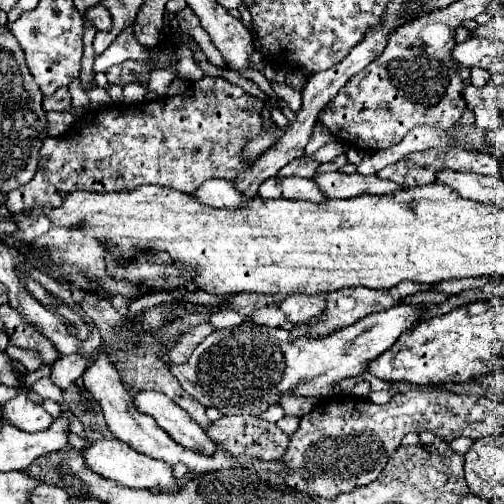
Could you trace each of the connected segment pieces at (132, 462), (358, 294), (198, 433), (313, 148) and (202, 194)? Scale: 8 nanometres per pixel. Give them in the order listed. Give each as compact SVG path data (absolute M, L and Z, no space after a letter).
M94 440L90 446L86 446L82 450L84 456L84 464L88 464L88 468L92 468L92 472L104 476L104 478L112 478L124 486L132 486L132 488L160 488L160 490L174 490L174 476L172 476L172 468L168 464L164 464L162 460L156 460L152 456L144 456L142 452L136 452L132 446L124 444L122 440Z
M404 282L404 284L398 284L396 288L390 288L390 290L368 290L366 287L344 288L336 292L326 294L326 308L322 312L322 320L318 320L310 330L308 334L312 338L318 338L318 336L328 336L340 328L346 328L346 326L352 326L356 324L358 320L362 320L364 316L370 316L374 312L382 312L382 310L388 310L392 306L398 306L406 296L412 296L412 294L418 294L418 292L426 292L426 290L434 290L434 286L430 284L412 284L412 282Z
M140 392L134 396L134 404L142 414L152 416L158 426L168 432L168 436L172 436L172 440L176 440L180 446L204 454L216 452L216 446L208 434L168 396L160 392Z
M317 121L313 128L312 138L305 147L305 155L313 154L313 152L316 152L332 139L334 139L334 136L332 136L329 130Z
M222 178L206 180L192 196L196 196L196 200L200 200L202 204L208 204L212 208L236 210L246 202L246 198L234 188L234 184L230 180L222 180Z

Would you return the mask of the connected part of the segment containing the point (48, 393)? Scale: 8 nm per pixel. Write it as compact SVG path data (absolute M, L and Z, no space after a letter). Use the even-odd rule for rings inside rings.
M43 377L39 380L31 387L33 392L37 393L44 399L52 399L59 405L64 402L62 390L52 382L50 377Z

